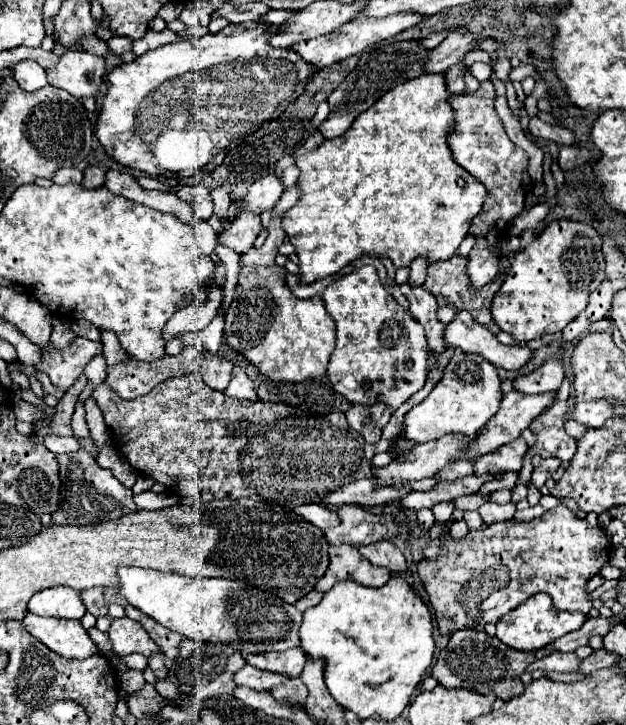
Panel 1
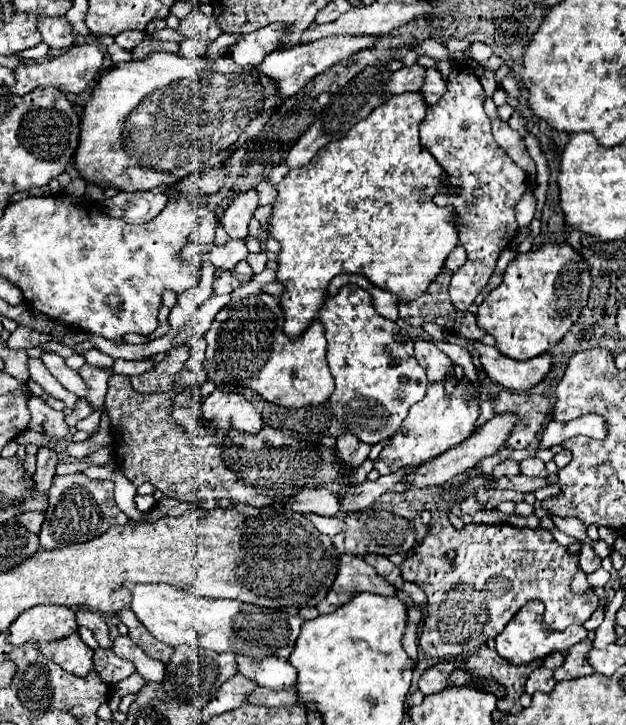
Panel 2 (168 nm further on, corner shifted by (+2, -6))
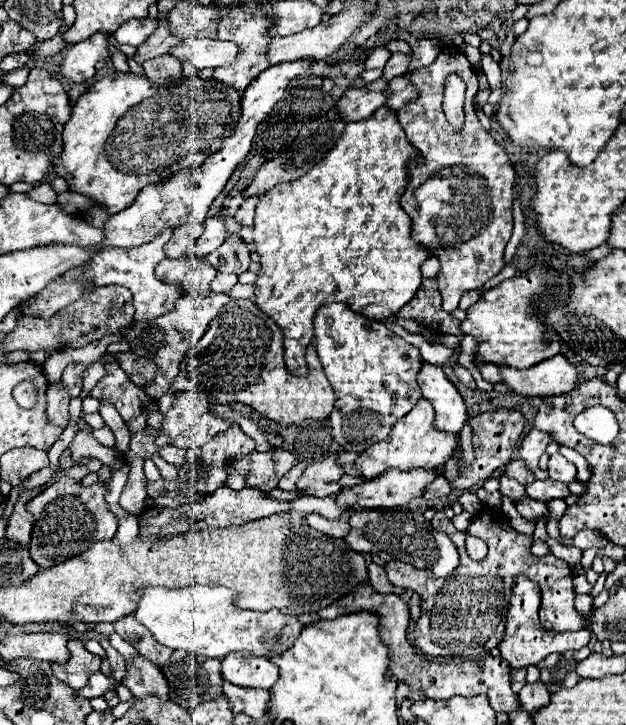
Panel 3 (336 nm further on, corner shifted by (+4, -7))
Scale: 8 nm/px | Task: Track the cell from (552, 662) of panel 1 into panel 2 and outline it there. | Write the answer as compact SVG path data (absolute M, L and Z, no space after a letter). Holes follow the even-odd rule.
M538 667L532 671L532 675L528 677L528 683L526 683L526 693L528 695L534 695L536 691L540 689L554 689L556 681L552 677L552 669L546 669L546 667Z

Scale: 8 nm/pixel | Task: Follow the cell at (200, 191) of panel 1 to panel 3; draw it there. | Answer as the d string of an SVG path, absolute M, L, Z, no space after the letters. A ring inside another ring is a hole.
M184 224L184 226L178 226L178 230L174 232L174 236L170 238L170 242L164 246L166 250L166 256L168 258L180 258L186 254L186 248L190 242L194 242L202 232L198 228L198 224Z

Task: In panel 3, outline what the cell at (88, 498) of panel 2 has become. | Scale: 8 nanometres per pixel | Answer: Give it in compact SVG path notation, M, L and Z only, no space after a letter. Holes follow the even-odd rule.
M60 476L54 484L46 486L36 498L28 502L28 510L34 514L34 528L30 540L30 556L40 568L64 562L70 556L82 554L98 540L110 540L118 530L118 520L110 512L104 496L108 482L96 482L84 486L80 480Z

